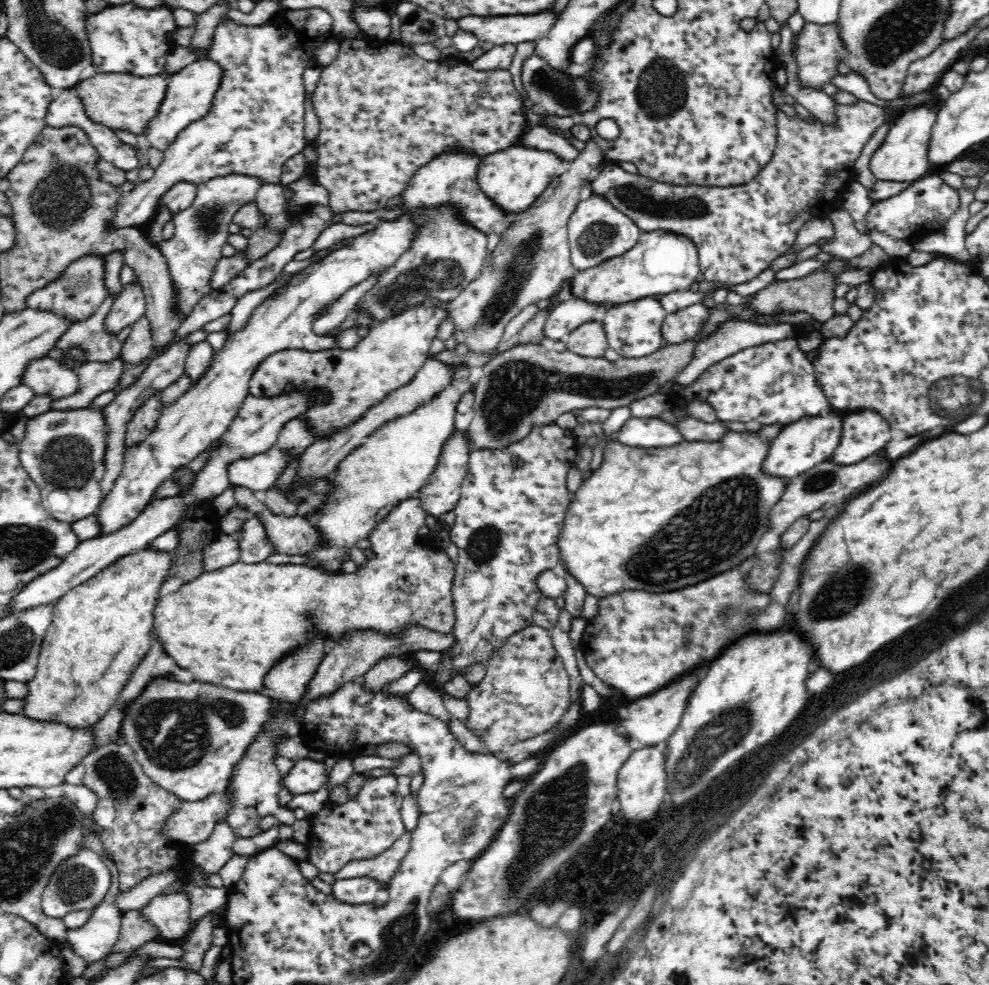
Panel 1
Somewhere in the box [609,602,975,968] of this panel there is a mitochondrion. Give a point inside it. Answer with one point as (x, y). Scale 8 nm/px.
(718, 739)

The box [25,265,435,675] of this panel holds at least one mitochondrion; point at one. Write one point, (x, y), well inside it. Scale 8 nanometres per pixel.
(67, 462)

